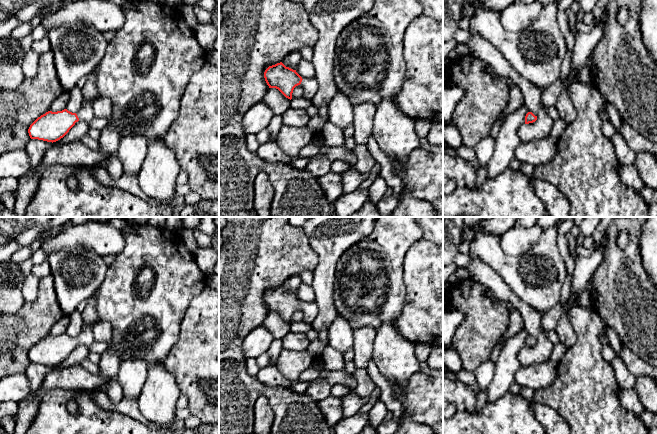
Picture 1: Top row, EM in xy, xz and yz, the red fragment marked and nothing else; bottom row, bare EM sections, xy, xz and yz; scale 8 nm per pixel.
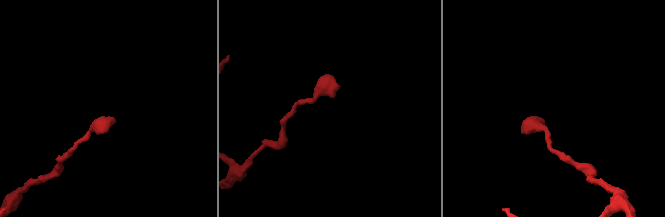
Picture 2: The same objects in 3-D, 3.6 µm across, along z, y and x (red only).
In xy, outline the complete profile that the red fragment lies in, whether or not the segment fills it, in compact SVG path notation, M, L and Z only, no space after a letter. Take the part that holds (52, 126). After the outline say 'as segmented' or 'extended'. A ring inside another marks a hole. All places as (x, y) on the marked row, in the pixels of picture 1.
M83 99L82 107L77 113L67 109L48 111L30 125L28 133L31 139L53 143L63 138L79 120L89 123L94 117L93 103Z; extended

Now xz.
M282 62L269 66L264 72L264 78L269 88L278 89L290 100L298 85L303 88L304 98L308 100L313 99L319 88L315 78L303 79L296 70L286 67Z; extended

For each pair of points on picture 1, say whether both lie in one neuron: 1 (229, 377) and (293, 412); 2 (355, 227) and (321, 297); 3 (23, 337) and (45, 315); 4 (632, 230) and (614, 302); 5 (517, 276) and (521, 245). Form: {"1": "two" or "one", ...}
{"1": "one", "2": "one", "3": "one", "4": "one", "5": "two"}

